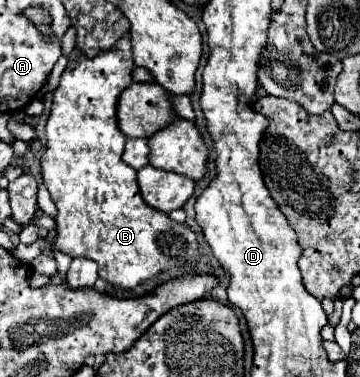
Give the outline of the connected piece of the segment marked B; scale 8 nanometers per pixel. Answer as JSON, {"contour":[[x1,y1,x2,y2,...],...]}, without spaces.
{"contour":[[128,32,110,50,100,52,94,58,78,56,70,60,62,72,60,86,54,92,54,102,46,124,46,152,40,158,44,186,58,208,56,248,72,258,84,256,94,260,98,264,98,276,122,288,136,288,140,282,150,280,160,272,178,268,178,260,168,256,166,250,184,248,186,240,196,238,186,224,176,224,174,220,168,220,168,214,156,212,144,204,136,182,136,170,128,168,128,164,122,160,126,136,118,128,116,106,120,94,132,84,132,70,134,64]]}

